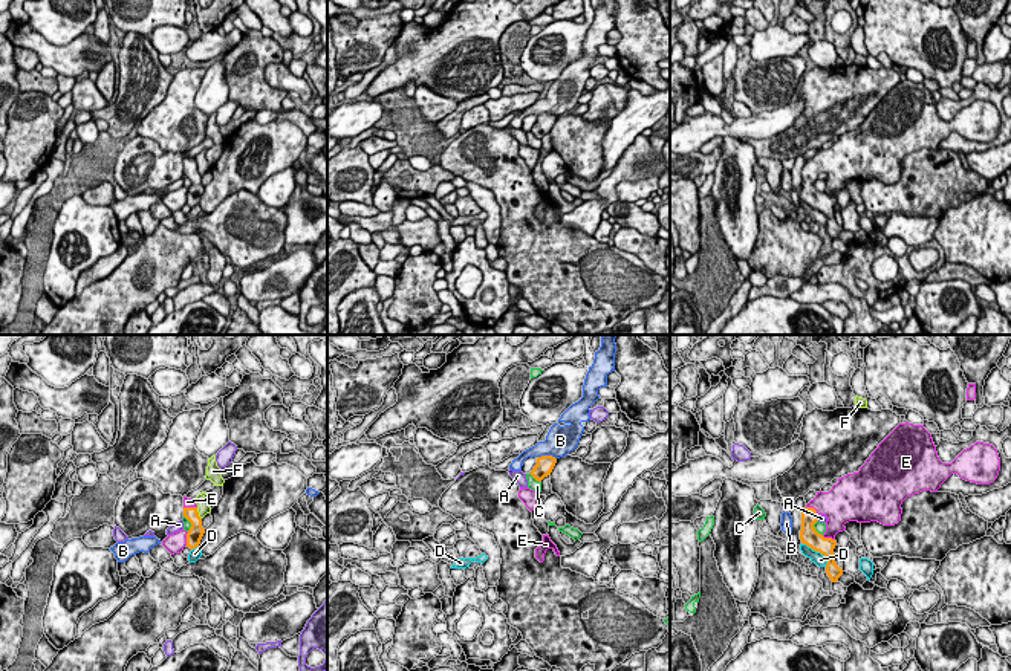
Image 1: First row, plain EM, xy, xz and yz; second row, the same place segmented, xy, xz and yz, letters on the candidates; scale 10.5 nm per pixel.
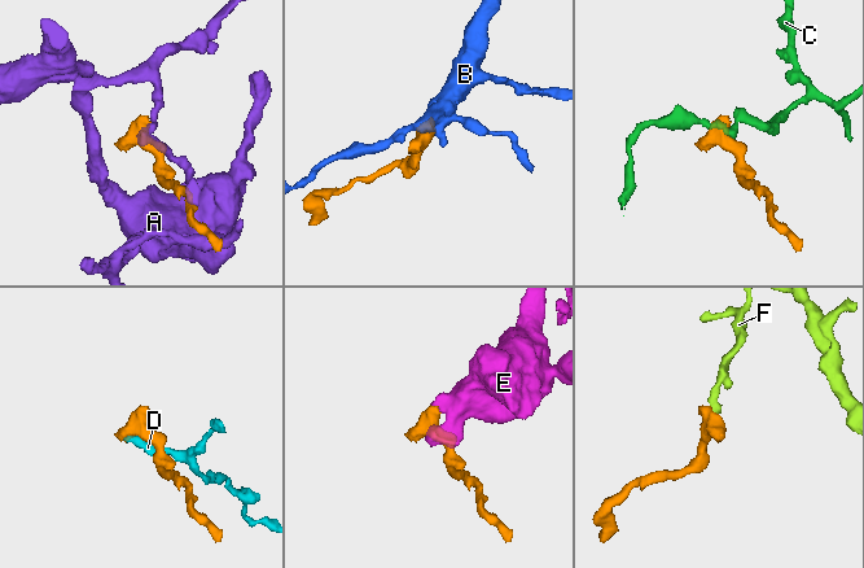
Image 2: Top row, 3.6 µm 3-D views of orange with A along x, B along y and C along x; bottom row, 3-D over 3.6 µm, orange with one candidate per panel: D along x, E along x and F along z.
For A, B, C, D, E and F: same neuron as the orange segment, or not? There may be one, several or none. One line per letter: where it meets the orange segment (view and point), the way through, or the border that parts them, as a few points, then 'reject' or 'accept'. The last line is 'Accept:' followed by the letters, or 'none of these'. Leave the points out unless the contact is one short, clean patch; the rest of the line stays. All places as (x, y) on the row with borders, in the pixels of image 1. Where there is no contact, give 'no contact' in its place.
A: contact yz (817, 518); border yz (820, 515), (817, 520); reject
B: contact xz (546, 456); border xz (537, 456), (552, 456), (555, 459); reject
C: contact xz (534, 477); border xz (529, 474), (539, 482); reject
D: contact yz (819, 551); reject
E: contact yz (814, 509); accept
F: contact xy (198, 514); border xy (196, 508), (201, 518); reject
Accept: E

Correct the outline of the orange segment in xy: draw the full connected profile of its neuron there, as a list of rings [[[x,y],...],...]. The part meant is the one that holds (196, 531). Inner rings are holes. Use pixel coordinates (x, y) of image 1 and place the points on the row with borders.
[[[184,497],[184,517],[191,523],[190,530],[177,530],[171,535],[168,535],[162,546],[171,553],[180,553],[184,547],[190,547],[191,550],[199,547],[200,540],[205,533],[205,529],[202,527],[202,518],[197,512],[197,504],[194,500]]]

